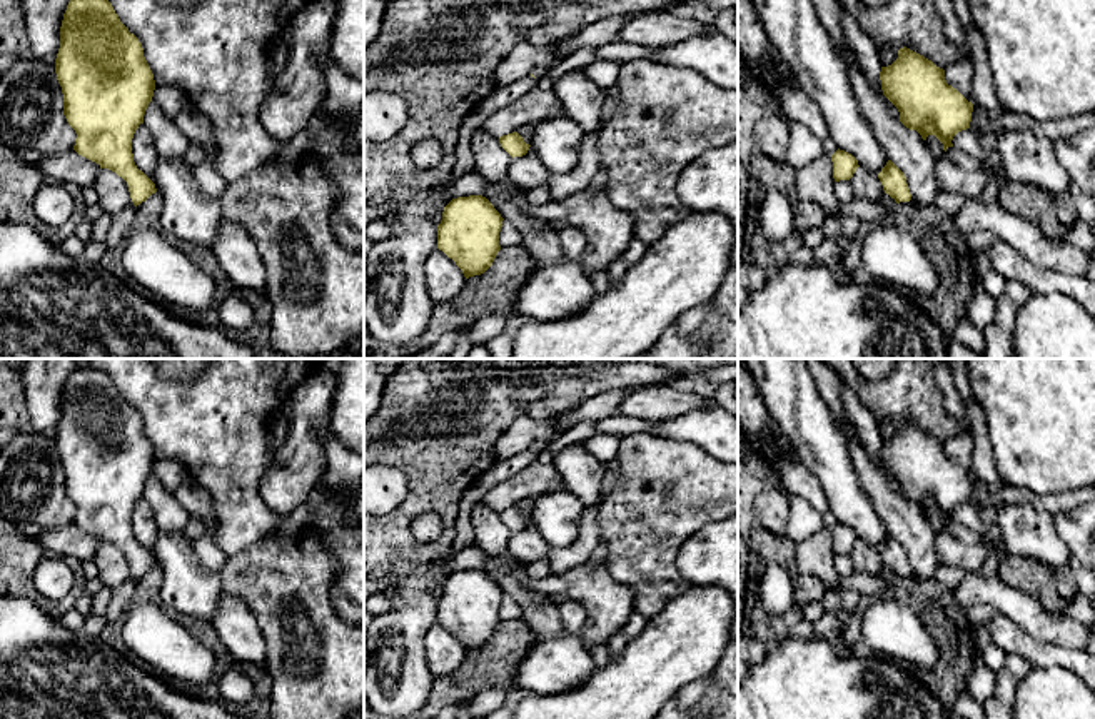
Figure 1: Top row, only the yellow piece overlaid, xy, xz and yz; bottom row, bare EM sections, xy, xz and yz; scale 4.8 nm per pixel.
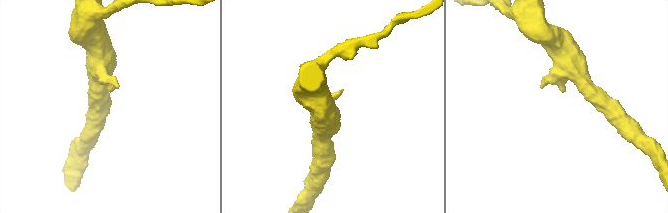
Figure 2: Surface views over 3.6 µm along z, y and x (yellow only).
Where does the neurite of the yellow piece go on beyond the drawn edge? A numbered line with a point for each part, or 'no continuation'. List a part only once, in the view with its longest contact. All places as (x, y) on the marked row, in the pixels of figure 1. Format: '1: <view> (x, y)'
no continuation

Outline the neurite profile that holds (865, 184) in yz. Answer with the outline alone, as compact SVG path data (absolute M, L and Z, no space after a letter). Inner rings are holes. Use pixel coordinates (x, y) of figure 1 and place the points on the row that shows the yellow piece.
M863 167L856 168L853 177L850 178L850 185L855 199L878 202L885 194L878 175Z

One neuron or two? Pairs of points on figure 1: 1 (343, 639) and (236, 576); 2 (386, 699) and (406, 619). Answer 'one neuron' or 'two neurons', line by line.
1: one neuron
2: one neuron

